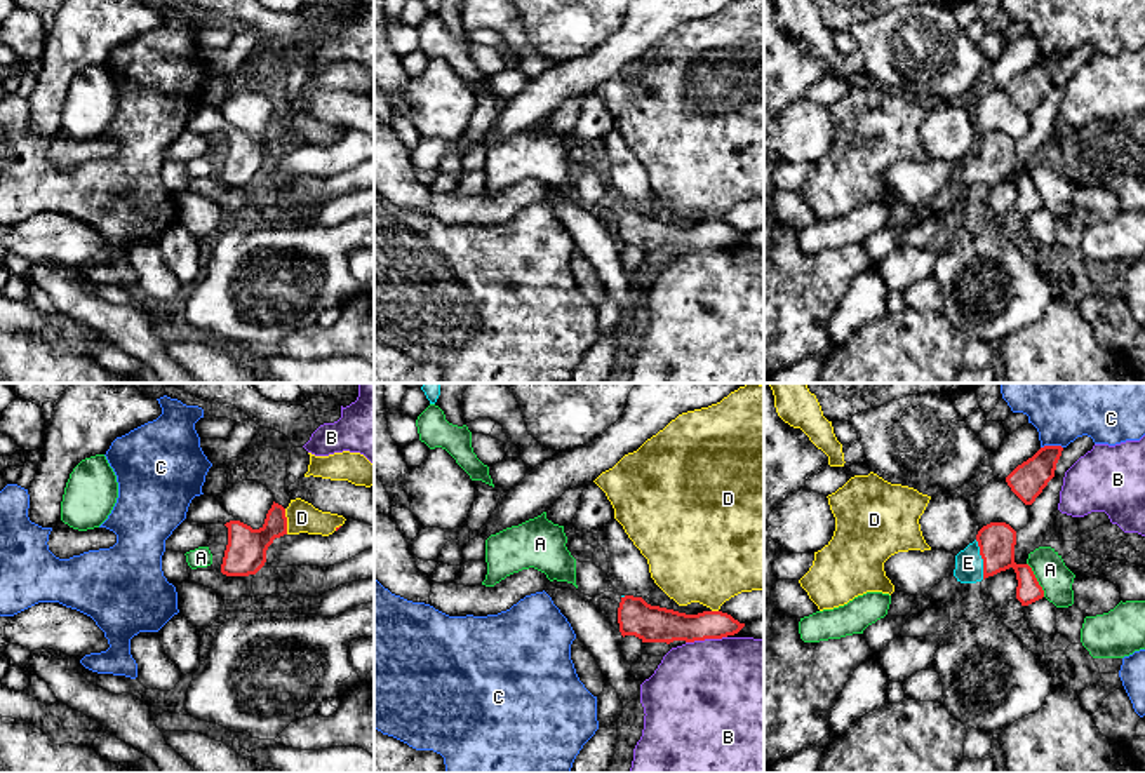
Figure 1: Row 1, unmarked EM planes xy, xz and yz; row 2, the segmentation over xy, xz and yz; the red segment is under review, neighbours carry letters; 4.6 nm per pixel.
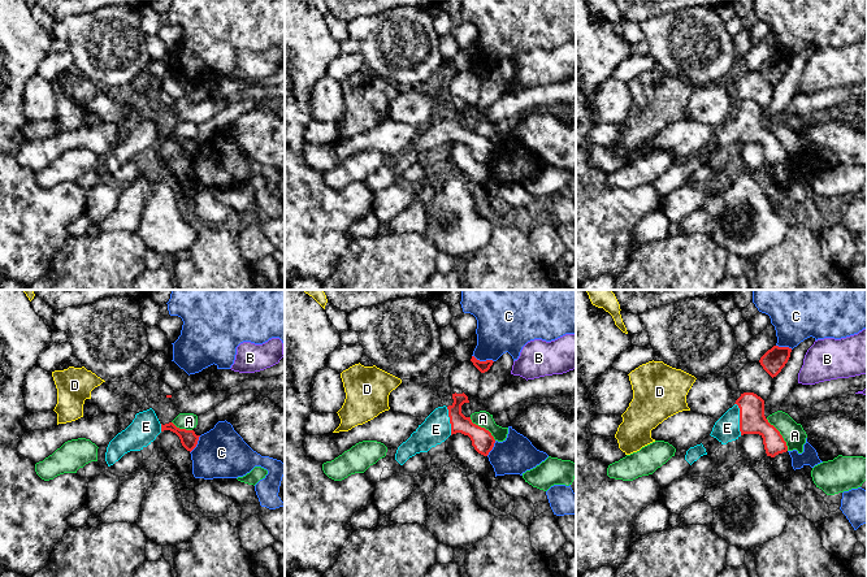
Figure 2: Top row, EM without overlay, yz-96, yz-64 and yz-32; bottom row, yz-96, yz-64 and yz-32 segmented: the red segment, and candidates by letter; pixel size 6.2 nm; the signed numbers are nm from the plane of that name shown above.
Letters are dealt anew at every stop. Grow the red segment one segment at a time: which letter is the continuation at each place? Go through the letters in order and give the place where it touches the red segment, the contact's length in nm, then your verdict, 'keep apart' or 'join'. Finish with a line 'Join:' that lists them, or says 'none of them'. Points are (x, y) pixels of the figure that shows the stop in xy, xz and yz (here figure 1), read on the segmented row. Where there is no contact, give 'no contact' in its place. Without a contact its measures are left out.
A: yz (1036, 580) | 180 nm | keep apart
B: xz (705, 638) | 190 nm | keep apart
C: yz (1051, 446) | 100 nm | keep apart
D: xy (286, 521) | 120 nm | keep apart
E: yz (982, 557) | 190 nm | join
Join: E

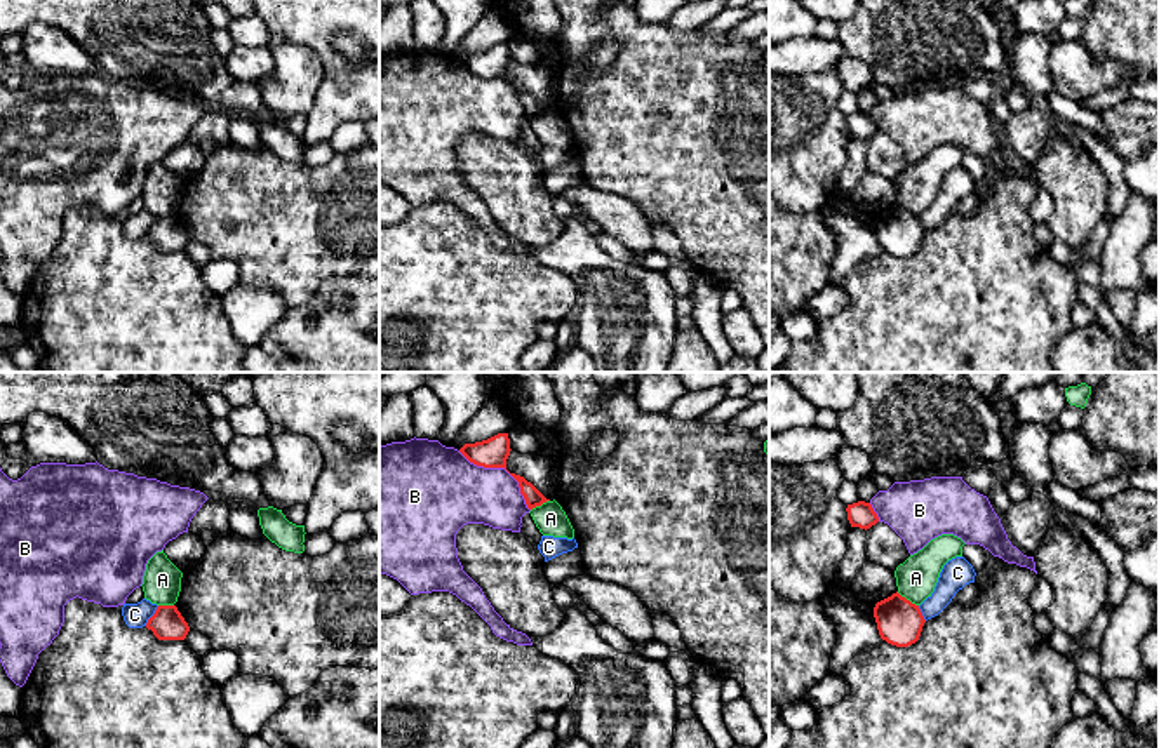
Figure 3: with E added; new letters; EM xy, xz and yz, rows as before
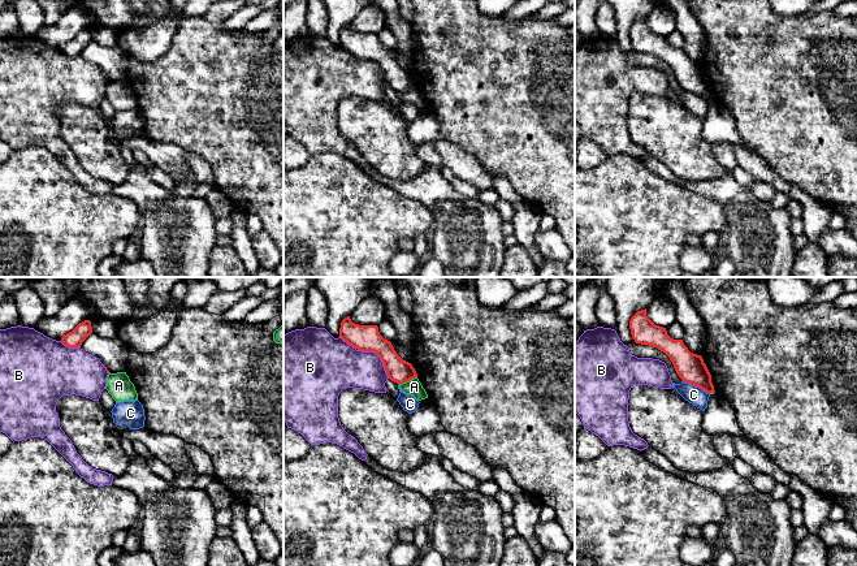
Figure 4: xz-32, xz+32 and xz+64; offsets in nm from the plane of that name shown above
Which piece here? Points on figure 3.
A: yz (905, 599) | 120 nm | keep apart
B: xz (502, 467) | 440 nm | keep apart
C: xy (152, 616) | 120 nm | keep apart
Join: none of them

